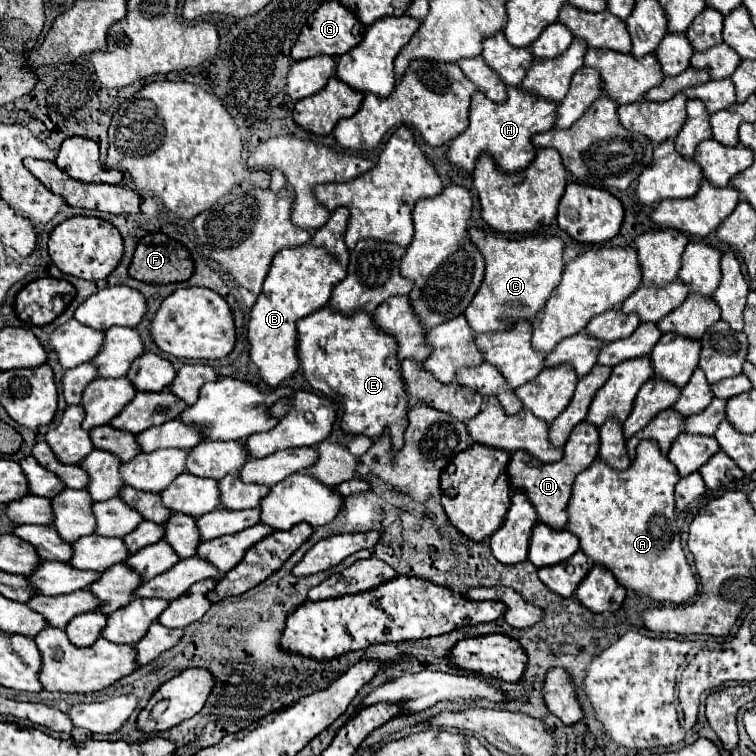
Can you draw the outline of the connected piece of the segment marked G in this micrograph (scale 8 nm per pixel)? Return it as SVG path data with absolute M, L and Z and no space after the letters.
M327 1L309 17L307 25L301 29L301 35L291 49L291 57L297 61L317 55L341 57L363 39L365 29L367 27L363 27L363 23L359 23L359 19L355 19L355 15L351 15L351 11L347 11L347 7L343 7L339 1Z

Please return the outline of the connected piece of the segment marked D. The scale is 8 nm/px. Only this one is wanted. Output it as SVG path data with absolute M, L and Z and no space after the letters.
M583 421L571 431L569 441L565 443L565 455L557 463L539 463L535 457L527 455L527 451L515 451L509 465L511 485L513 489L523 489L527 493L529 501L537 509L539 521L547 523L549 527L563 529L567 523L567 503L571 499L571 487L575 475L587 469L595 461L597 451L599 451L599 427Z

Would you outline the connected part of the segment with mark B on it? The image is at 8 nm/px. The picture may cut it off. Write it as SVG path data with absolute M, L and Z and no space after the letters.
M337 207L323 229L319 229L303 247L289 247L275 255L269 275L263 283L263 291L251 309L249 319L249 345L251 361L259 367L259 375L273 389L283 379L295 373L299 367L297 357L297 329L295 323L301 317L327 305L333 287L347 275L349 249L345 245L345 231L349 221L349 209Z

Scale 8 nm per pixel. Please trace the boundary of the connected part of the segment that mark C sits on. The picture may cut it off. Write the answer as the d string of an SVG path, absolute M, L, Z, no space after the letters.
M477 227L469 229L473 243L485 257L485 279L469 303L465 317L475 335L511 329L519 319L535 319L547 303L551 291L559 285L563 273L563 241L555 235L529 235L507 239L503 235L485 233Z

